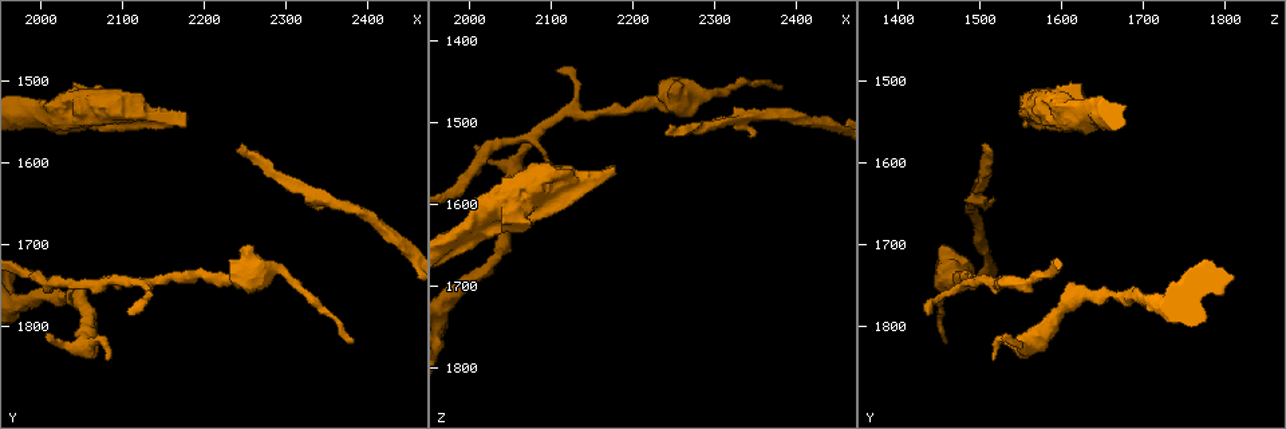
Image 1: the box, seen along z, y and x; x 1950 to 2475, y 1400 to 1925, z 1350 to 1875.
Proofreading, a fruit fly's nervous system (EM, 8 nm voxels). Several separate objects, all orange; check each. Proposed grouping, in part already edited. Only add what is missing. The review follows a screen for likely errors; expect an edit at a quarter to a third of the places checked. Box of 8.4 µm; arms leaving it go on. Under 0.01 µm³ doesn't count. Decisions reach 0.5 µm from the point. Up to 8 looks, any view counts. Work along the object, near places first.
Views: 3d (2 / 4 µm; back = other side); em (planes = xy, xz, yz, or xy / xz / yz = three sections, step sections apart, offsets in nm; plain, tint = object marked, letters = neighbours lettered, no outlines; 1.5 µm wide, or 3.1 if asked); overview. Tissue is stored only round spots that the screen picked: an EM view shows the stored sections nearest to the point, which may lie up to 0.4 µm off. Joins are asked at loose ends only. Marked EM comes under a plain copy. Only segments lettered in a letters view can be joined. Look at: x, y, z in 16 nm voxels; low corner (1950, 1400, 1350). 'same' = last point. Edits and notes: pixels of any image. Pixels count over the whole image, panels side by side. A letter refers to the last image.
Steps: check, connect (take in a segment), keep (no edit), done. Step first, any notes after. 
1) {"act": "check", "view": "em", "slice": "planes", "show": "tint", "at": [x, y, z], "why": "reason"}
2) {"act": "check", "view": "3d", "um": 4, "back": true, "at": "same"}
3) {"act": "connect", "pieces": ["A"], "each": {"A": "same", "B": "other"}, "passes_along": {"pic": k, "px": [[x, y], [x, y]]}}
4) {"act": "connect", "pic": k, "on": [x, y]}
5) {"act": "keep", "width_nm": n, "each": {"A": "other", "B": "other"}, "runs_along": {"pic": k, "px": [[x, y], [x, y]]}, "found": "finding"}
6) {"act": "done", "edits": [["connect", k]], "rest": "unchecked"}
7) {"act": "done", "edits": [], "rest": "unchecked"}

{"act": "check", "view": "3d", "um": 2, "at": [2380, 1820, 1460]}

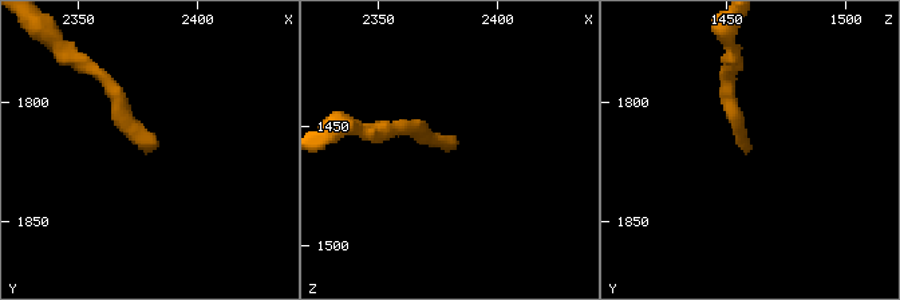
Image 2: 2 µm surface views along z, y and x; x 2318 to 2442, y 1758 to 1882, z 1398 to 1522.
{"act": "check", "view": "em", "slice": "planes", "show": "letters", "at": [2384, 1817, 1457]}

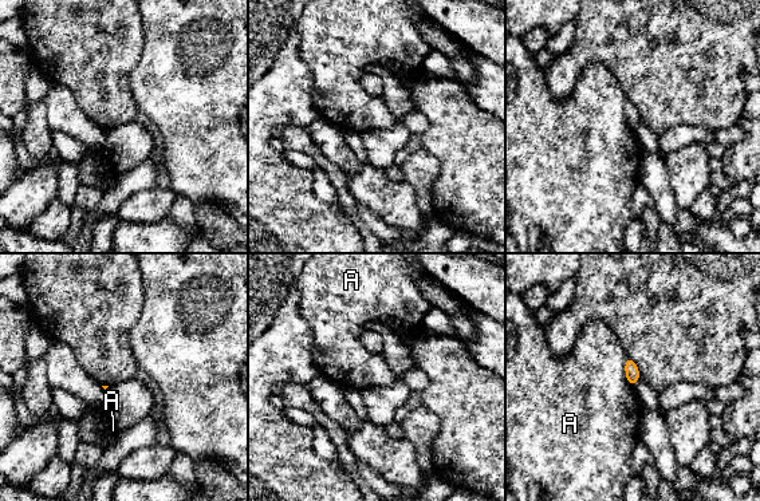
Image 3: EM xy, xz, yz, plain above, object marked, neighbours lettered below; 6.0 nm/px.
{"act": "keep", "each": {"A": "other"}, "border": {"pic": 3, "px": [[626, 355], [625, 379], [631, 387]]}, "found": "no lettered segment goes on from it"}

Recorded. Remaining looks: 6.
{"act": "check", "view": "em", "slice": "planes", "show": "letters", "at": [2105, 1780, 1435], "why": "thin end"}

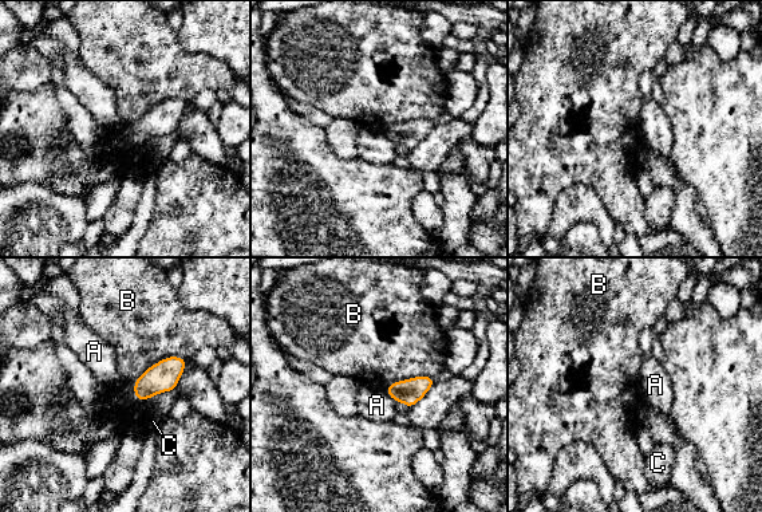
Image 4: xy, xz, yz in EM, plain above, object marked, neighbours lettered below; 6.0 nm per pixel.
{"act": "keep", "width_nm": 140, "each": {"A": "other", "B": "other", "C": "other"}, "border": {"pic": 4, "px": [[186, 359], [151, 363], [133, 396]]}, "found": "no lettered segment goes on from it"}

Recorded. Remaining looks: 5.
{"act": "check", "view": "em", "slice": "planes", "show": "letters", "at": [2245, 1580, 1515], "why": "free end"}

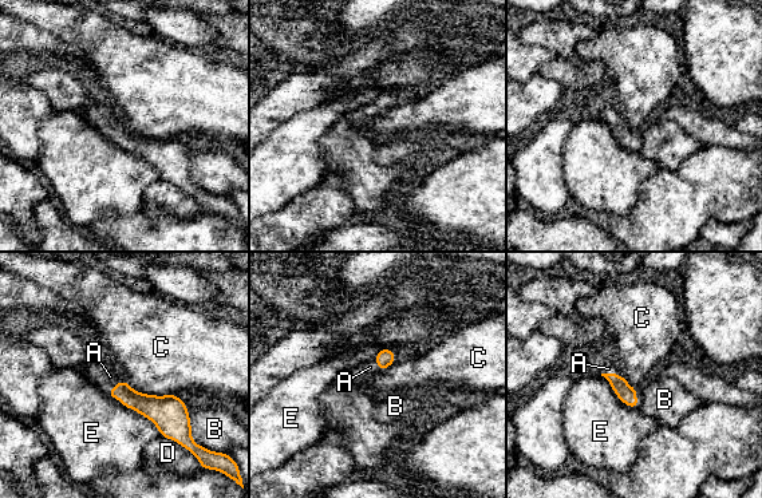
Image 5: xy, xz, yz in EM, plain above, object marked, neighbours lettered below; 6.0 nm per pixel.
{"act": "connect", "pieces": ["A"], "each": {"A": "same", "B": "other", "C": "other", "D": "other", "E": "other"}, "passes_along": {"pic": 5, "px": [[627, 394], [612, 374], [608, 368]]}, "found": "the neuron continues"}

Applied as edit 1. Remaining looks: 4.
{"act": "check", "view": "overview", "why": "see it whole again"}

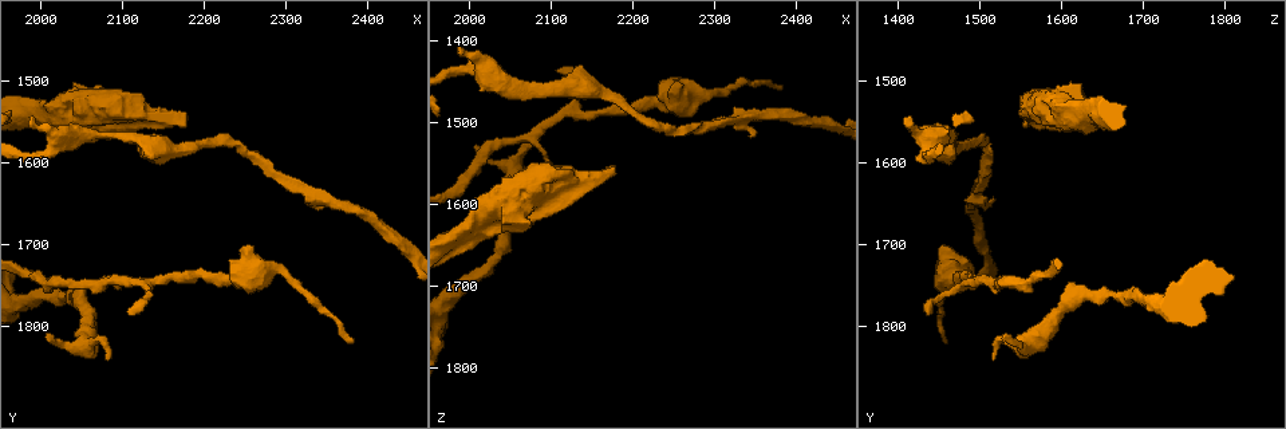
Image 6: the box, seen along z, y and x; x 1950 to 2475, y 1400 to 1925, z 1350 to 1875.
{"act": "check", "view": "em", "slice": "planes", "show": "letters", "at": [2005, 1815, 1530], "why": "an open end"}

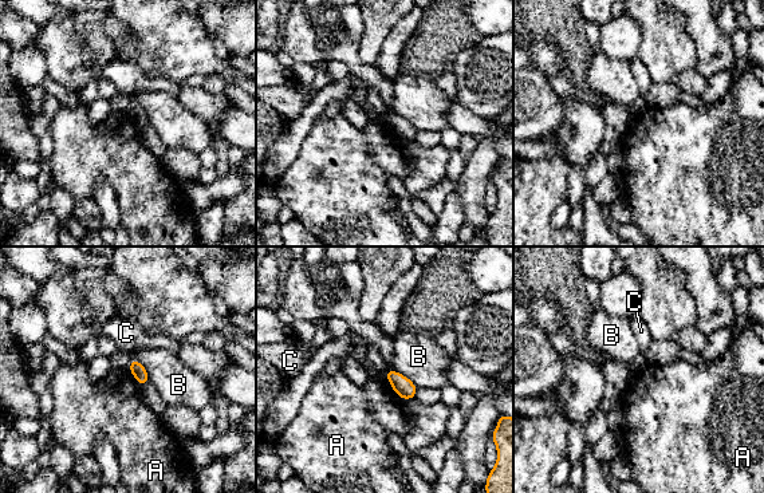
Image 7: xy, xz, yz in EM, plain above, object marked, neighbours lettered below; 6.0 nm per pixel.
{"act": "keep", "each": {"A": "other", "B": "other", "C": "other"}, "found": "no lettered segment goes on from it"}

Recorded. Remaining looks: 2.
{"act": "done", "edits": [["connect", 5]], "rest": "unchecked"}

